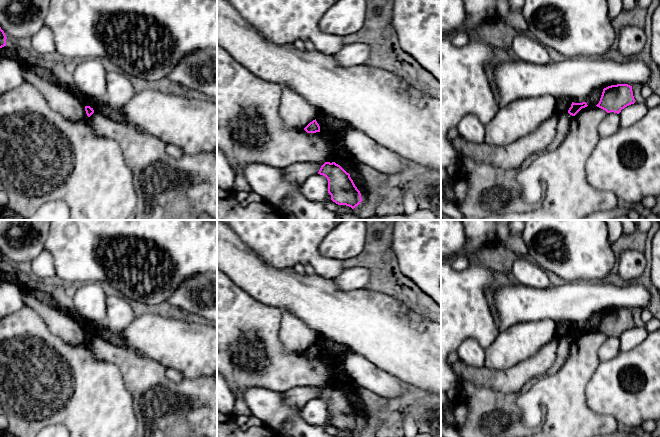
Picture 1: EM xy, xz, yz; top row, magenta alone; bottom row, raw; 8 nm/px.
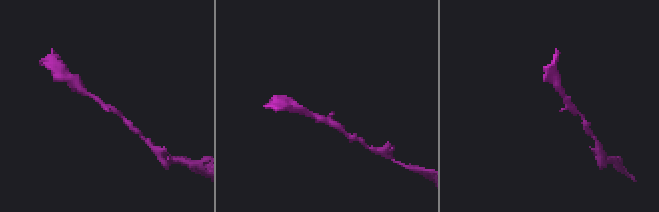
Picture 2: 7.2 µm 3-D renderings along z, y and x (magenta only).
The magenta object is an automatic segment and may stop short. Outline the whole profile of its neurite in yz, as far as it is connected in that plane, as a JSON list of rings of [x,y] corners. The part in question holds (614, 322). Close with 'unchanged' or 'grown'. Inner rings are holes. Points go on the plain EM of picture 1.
[[[617,308],[603,313],[600,325],[596,330],[607,337],[614,336],[619,338],[622,333],[634,327],[632,310]]]; unchanged

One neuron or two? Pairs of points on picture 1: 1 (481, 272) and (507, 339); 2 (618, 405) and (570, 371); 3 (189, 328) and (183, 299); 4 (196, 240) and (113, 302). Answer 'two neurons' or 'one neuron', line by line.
1: two neurons
2: two neurons
3: two neurons
4: two neurons

